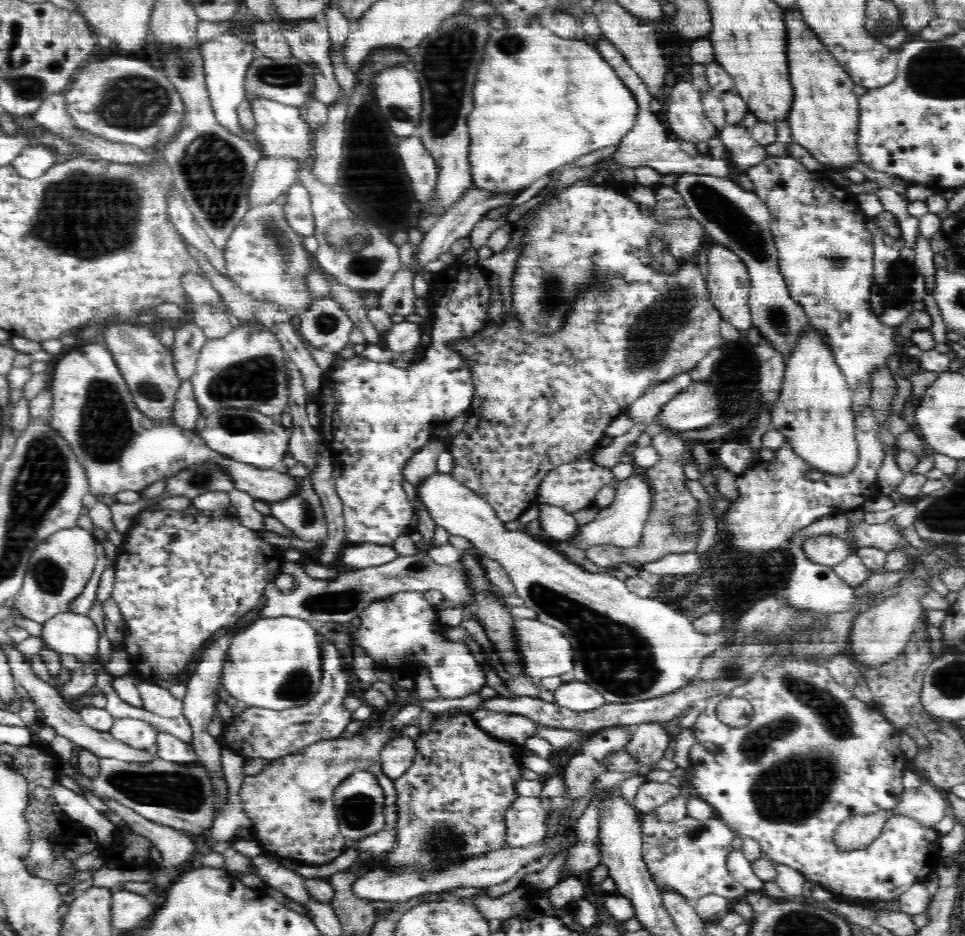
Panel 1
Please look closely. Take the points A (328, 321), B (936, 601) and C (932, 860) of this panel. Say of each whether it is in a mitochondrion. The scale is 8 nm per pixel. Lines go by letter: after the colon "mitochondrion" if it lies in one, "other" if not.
A: mitochondrion
B: other
C: other

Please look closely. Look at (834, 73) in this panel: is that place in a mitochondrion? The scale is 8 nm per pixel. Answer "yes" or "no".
no

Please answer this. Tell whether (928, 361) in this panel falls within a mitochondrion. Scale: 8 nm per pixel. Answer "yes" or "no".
no

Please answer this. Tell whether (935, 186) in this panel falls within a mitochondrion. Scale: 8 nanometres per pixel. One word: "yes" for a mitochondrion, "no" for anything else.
no

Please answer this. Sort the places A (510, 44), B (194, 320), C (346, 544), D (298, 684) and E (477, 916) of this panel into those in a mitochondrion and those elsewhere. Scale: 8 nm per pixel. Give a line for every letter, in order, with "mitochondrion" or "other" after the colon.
A: mitochondrion
B: other
C: other
D: mitochondrion
E: other

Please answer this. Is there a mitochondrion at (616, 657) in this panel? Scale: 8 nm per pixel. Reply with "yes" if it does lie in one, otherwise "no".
yes

